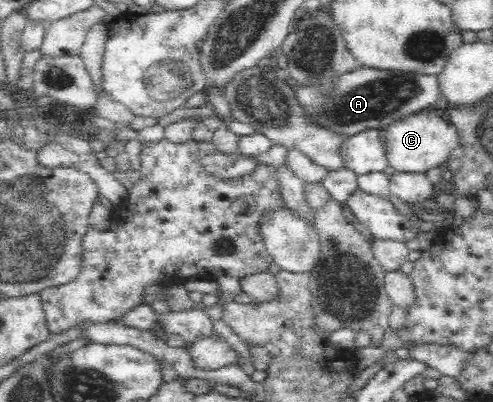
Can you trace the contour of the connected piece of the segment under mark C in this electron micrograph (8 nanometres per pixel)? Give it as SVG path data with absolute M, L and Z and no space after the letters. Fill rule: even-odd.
M420 111L393 121L383 132L384 150L388 166L405 173L425 173L434 167L443 167L454 149L458 148L460 136L450 119L436 111Z

